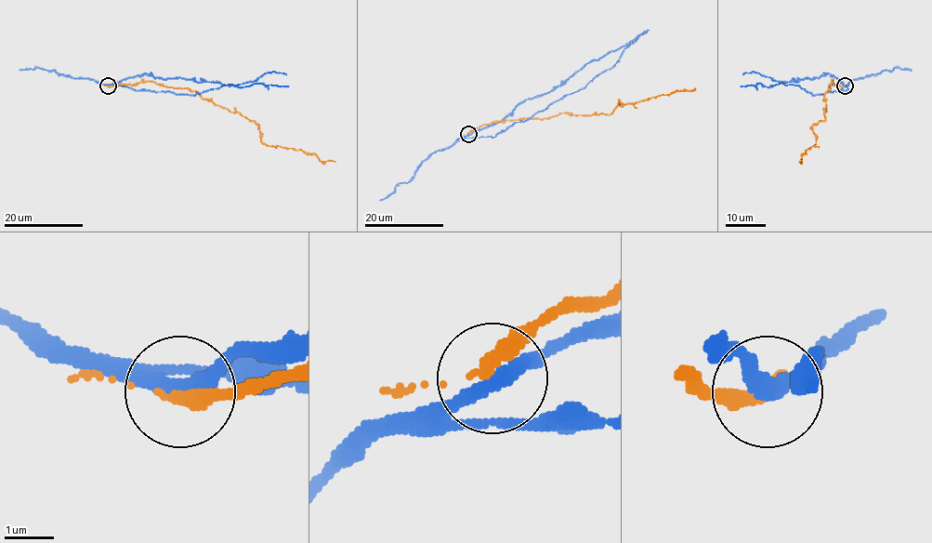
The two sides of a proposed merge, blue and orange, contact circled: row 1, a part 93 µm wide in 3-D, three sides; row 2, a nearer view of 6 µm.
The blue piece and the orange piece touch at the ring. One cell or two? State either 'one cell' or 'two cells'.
two cells

